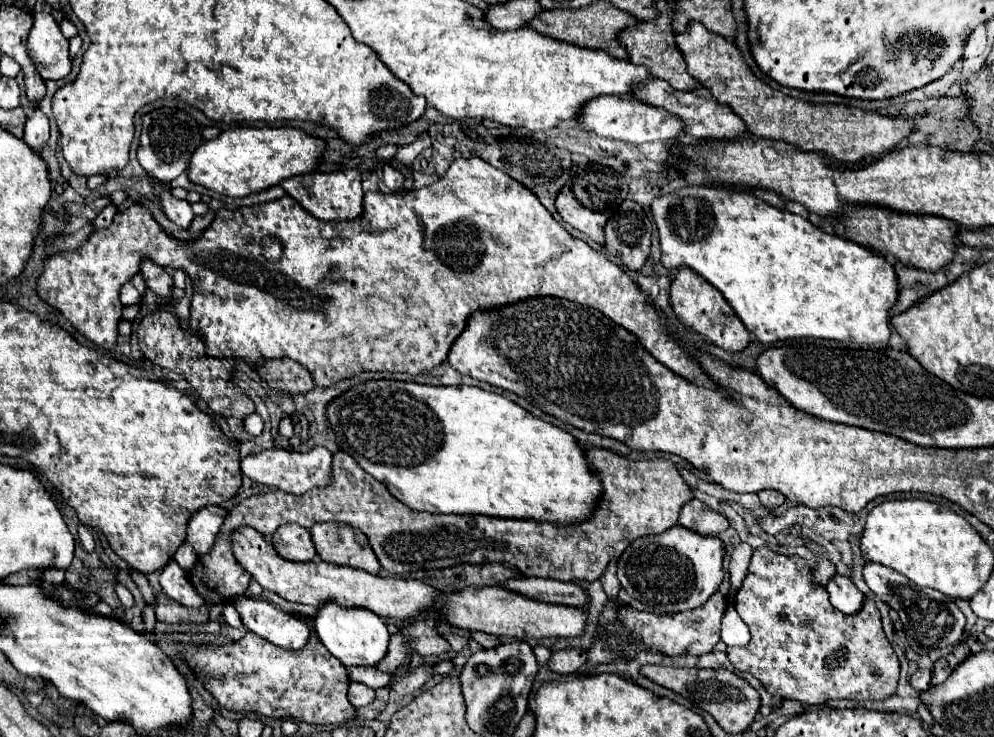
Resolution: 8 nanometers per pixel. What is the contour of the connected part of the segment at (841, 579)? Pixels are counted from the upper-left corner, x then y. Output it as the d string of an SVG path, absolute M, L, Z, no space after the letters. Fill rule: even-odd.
M834 576L828 584L826 590L830 594L830 602L836 610L844 614L856 614L860 612L864 604L864 594L854 586L854 582L846 576Z

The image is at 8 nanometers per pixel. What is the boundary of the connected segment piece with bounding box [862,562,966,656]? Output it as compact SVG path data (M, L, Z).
M866 562L862 574L864 574L864 582L868 584L868 588L900 614L906 638L908 638L912 650L918 652L920 656L930 654L936 648L952 648L962 638L966 618L950 596L940 594L938 590L932 590L932 588L920 588L920 592L918 592L916 586L912 584L912 580L908 580L900 572L886 568L882 564L876 564L876 562Z

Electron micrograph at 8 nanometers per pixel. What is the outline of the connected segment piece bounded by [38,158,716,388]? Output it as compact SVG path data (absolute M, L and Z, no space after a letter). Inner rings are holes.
M462 158L462 160L454 160L454 162L452 162L452 166L450 166L450 168L448 168L448 172L446 172L446 176L444 176L444 178L442 178L442 180L438 180L438 182L436 182L436 184L434 184L434 186L430 186L430 188L428 188L428 194L424 194L424 196L422 196L422 198L420 198L420 200L404 200L404 190L400 190L400 192L394 192L394 194L384 194L384 192L366 192L366 196L364 196L364 214L362 214L362 216L360 216L360 218L356 218L356 220L350 220L350 222L324 222L324 220L316 220L316 218L314 218L314 216L312 216L312 214L310 214L310 212L306 212L306 210L304 210L304 208L300 208L300 204L296 204L296 200L292 200L292 198L290 198L290 196L282 196L282 198L278 198L278 200L274 200L274 202L266 202L266 204L256 204L256 206L242 206L242 208L238 208L238 210L236 210L236 212L234 212L234 210L220 210L220 212L218 212L218 214L216 214L216 218L214 218L214 222L212 222L212 226L210 226L210 228L208 228L208 230L206 230L206 232L204 232L204 234L202 234L202 238L198 238L198 242L192 242L192 244L182 244L182 242L178 242L178 240L174 240L174 238L172 238L172 236L168 236L168 234L166 234L166 232L162 232L162 228L160 228L160 226L158 226L158 224L156 224L156 220L154 220L154 218L152 218L152 214L150 214L150 212L148 212L148 210L146 210L146 208L144 208L144 206L142 206L142 204L132 204L132 206L130 206L130 208L128 208L128 210L124 210L124 212L118 212L118 214L116 214L116 216L114 216L114 222L112 222L112 228L100 228L100 230L96 230L96 232L94 232L94 234L92 234L92 236L90 236L90 238L88 238L88 240L86 240L86 242L84 242L84 244L82 244L82 246L80 246L80 248L76 248L76 250L72 250L72 252L60 252L60 254L54 254L54 256L52 256L52 258L50 258L50 260L48 260L48 262L46 262L46 264L44 264L44 272L42 272L42 276L40 276L40 280L38 280L38 294L40 294L40 296L42 296L42 298L44 298L44 300L46 300L46 302L48 302L48 304L50 304L50 306L54 306L54 308L58 308L58 310L60 310L60 312L62 312L62 314L64 314L64 316L66 316L66 318L68 318L68 320L70 320L70 324L72 324L72 326L74 326L74 328L76 328L76 330L78 330L78 332L80 332L80 334L84 334L84 336L86 336L86 338L90 338L90 340L92 340L92 342L94 342L94 344L98 344L98 346L102 346L102 348L112 348L112 346L114 346L114 344L116 344L116 338L118 338L118 322L120 322L120 318L122 318L122 310L124 310L124 306L122 306L122 302L120 302L120 288L122 288L122 284L124 284L124 282L128 282L128 280L130 280L130 278L132 278L132 276L136 276L136 274L138 274L138 272L140 272L140 260L144 260L144 258L150 258L150 260L152 260L152 262L154 262L154 264L158 264L158 266L172 266L172 268L180 268L180 270L186 270L186 272L188 272L188 274L190 274L190 278L192 278L192 282L194 282L194 286L196 286L196 288L194 288L194 298L192 298L192 306L190 306L190 328L192 328L192 330L196 330L196 332L200 332L200 334L202 334L202 336L204 336L204 344L206 344L206 354L208 354L208 356L212 356L212 358L238 358L238 360L246 360L246 362L248 362L248 364L250 364L250 366L256 366L256 364L260 364L260 362L262 362L262 360L272 360L272 358L286 358L286 356L288 356L288 358L292 358L292 360L296 360L296 362L298 362L298 364L302 364L302 366L304 366L304 368L306 368L306 370L308 370L308 372L310 372L310 374L312 374L312 380L314 380L314 384L316 384L316 386L320 386L320 388L328 388L328 386L334 386L334 384L336 384L336 382L340 382L340 380L344 380L344 378L354 378L354 376L358 376L358 374L360 374L360 372L370 372L370 370L376 370L376 372L384 372L384 370L388 370L388 372L408 372L408 374L414 374L414 376L416 376L416 374L426 374L426 372L430 372L430 370L432 370L432 368L436 368L436 366L440 366L440 364L442 364L442 362L446 362L446 356L448 356L448 350L450 350L450 346L452 346L452 344L454 344L454 340L456 340L456 338L458 338L458 336L460 336L460 332L462 332L462 330L464 330L464 328L466 328L466 322L468 322L468 318L470 318L470 316L472 316L472 312L478 312L478 310L486 310L486 312L490 312L490 310L492 310L492 308L502 308L502 306L508 306L508 304L516 304L516 302L520 302L520 300L530 300L530 298L532 298L532 296L552 296L552 298L564 298L564 300L572 300L572 302L578 302L578 304L584 304L584 306L590 306L590 308L596 308L596 310L600 310L600 312L602 312L602 314L606 314L606 316L608 316L608 318L610 318L610 320L612 320L612 322L616 322L616 324L620 324L620 326L624 326L624 328L626 328L626 330L630 330L630 332L632 332L632 334L636 334L636 336L638 336L638 340L640 340L640 342L642 342L642 344L644 344L644 348L646 348L646 350L648 350L648 352L650 352L650 354L652 354L652 356L654 356L654 358L656 358L656 360L658 360L658 362L662 362L662 364L664 364L664 366L668 366L668 368L670 368L670 370L672 370L672 372L676 372L676 374L680 374L680 376L684 376L684 378L686 378L686 380L692 380L692 384L704 384L704 388L716 388L716 382L714 382L714 380L708 380L708 374L706 374L706 372L704 372L704 368L700 368L700 364L696 364L696 360L692 360L692 356L688 356L688 352L686 352L686 350L684 350L684 348L682 348L682 346L680 346L680 342L678 342L678 338L674 338L674 336L672 336L672 330L670 330L670 328L668 328L668 326L666 326L666 324L664 324L664 322L662 322L662 320L660 320L660 314L658 314L658 310L656 310L656 308L654 308L654 304L652 304L652 302L650 302L650 300L648 300L648 296L646 296L646 294L644 294L644 292L642 292L642 290L640 290L640 288L638 288L638 284L636 284L636 282L634 282L634 280L632 280L632 278L630 278L630 276L628 276L628 274L626 274L626 272L624 272L624 270L622 270L622 268L620 268L620 266L618 266L618 264L614 264L614 262L610 262L610 260L608 260L608 258L606 258L606 256L604 256L604 254L602 254L602 252L598 252L598 250L594 250L594 248L592 248L592 246L588 246L588 244L586 244L586 242L582 242L582 240L580 240L580 238L574 238L574 236L572 236L572 234L570 234L570 232L566 232L566 230L564 230L564 226L562 226L562 224L560 224L560 222L558 222L558 220L556 220L556 218L554 218L554 216L552 216L552 214L550 214L550 212L548 212L548 210L546 210L546 208L544 208L544 206L542 206L542 204L540 204L540 200L536 200L536 196L532 196L532 192L528 192L528 188L524 188L524 186L522 186L522 184L520 184L520 182L516 182L516 180L512 180L512 178L510 178L510 176L508 176L508 174L504 174L504 172L500 172L500 170L496 170L496 168L492 168L492 166L490 166L490 164L488 164L488 162L484 162L484 160L480 160L480 158ZM430 188L432 188L432 192L434 192L434 196L432 196L432 198L440 198L440 206L430 206L430 204L428 204L428 202L430 202ZM264 236L280 236L280 240L282 240L282 244L284 244L284 256L282 256L282 260L278 260L278 262L276 262L276 264L272 264L272 262L268 262L268 260L266 260L266 258L264 258L264 256L262 256L262 254L260 254L260 252L262 252L262 248L260 248L260 244L262 244L262 238L264 238Z

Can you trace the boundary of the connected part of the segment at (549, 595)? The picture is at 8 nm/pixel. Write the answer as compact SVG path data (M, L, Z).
M510 578L500 584L510 592L522 594L526 598L548 602L548 604L564 604L564 606L584 606L588 602L588 594L572 582L546 580L546 578Z

